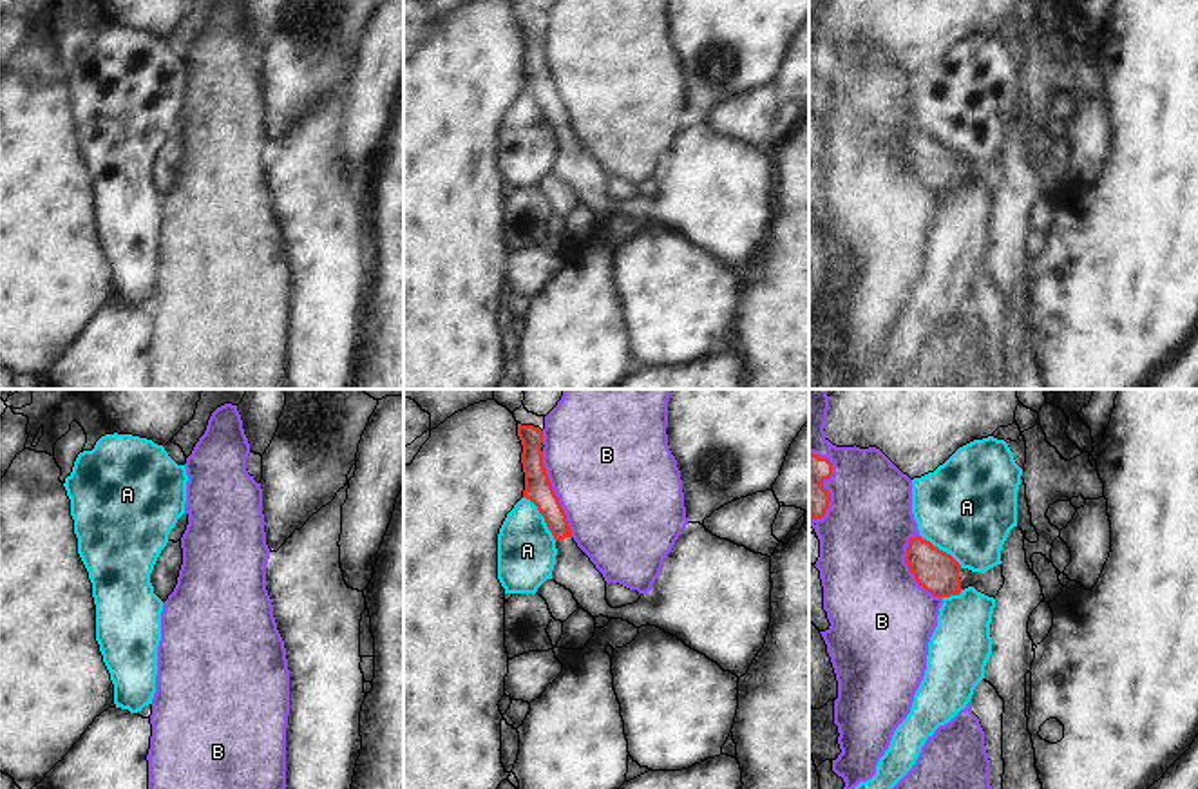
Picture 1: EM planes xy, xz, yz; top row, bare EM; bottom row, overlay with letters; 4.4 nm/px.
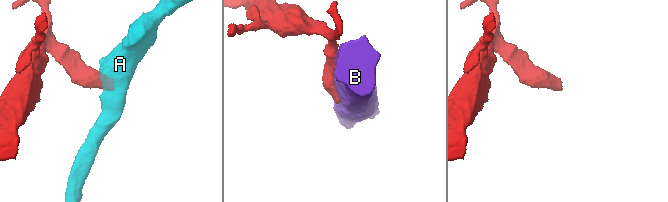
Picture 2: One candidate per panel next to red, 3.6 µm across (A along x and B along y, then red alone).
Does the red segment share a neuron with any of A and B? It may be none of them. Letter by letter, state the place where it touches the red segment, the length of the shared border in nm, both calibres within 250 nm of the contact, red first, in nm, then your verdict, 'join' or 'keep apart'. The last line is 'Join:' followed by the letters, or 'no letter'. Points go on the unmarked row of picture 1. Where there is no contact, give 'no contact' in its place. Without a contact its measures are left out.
A: contact xz (543, 111); length 240 nm; calibres 120 and 260 nm; keep apart
B: contact xz (554, 89); length 400 nm; calibres 120 and 480 nm; keep apart
Join: no letter

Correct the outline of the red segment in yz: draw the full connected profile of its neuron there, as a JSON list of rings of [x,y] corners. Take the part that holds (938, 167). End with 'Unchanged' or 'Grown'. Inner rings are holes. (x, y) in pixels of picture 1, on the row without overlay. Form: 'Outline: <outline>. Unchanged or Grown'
Outline: [[[921,130],[908,134],[905,157],[918,179],[934,192],[959,190],[965,183],[974,181],[995,194],[1004,179],[1001,159],[986,166],[972,166]]]. Grown

